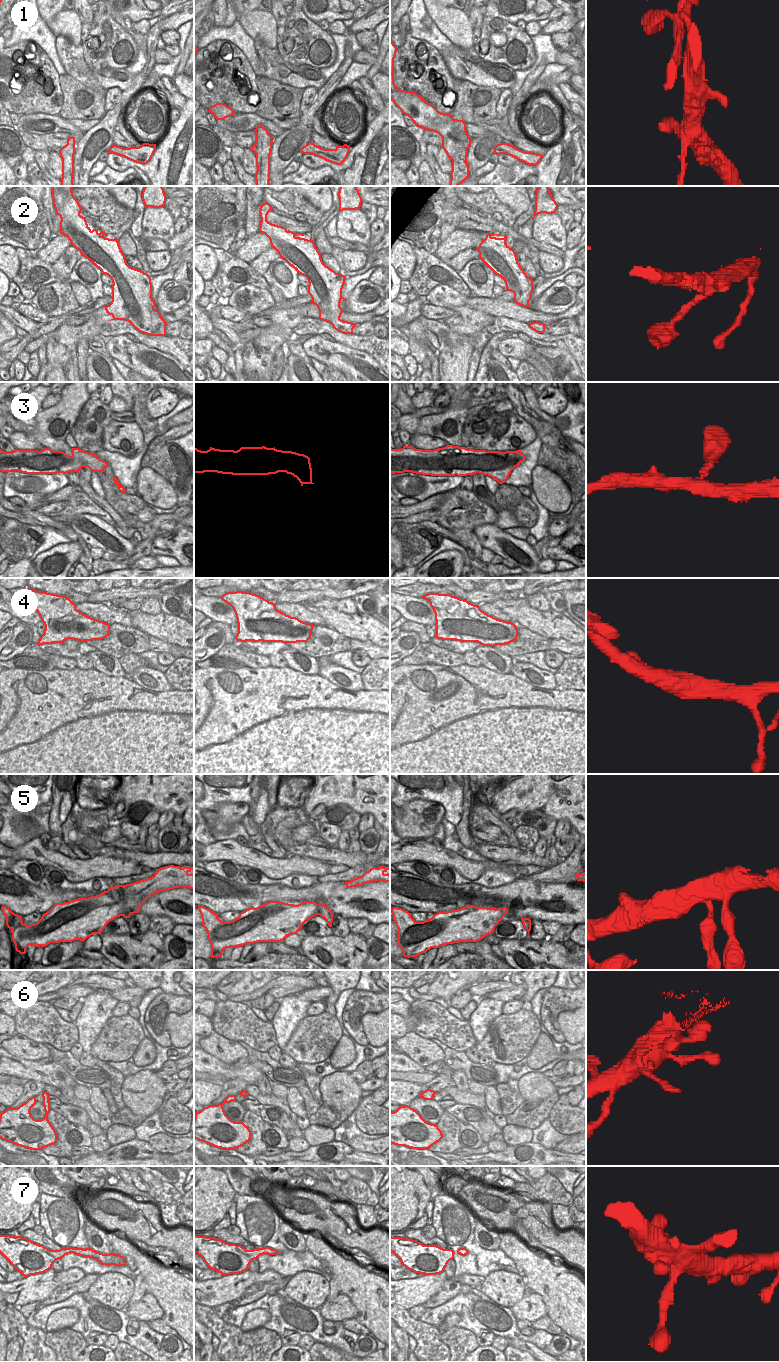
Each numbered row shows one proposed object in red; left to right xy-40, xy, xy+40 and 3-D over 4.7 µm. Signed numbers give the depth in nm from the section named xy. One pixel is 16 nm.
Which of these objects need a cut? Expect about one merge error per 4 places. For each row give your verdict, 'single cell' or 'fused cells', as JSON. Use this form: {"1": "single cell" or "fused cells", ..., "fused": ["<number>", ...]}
{"1": "fused cells", "2": "single cell", "3": "single cell", "4": "single cell", "5": "single cell", "6": "single cell", "7": "single cell", "fused": ["1"]}

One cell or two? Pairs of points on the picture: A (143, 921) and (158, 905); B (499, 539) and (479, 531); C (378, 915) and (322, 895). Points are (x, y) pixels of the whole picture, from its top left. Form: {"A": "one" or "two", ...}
{"A": "two", "B": "one", "C": "one"}

